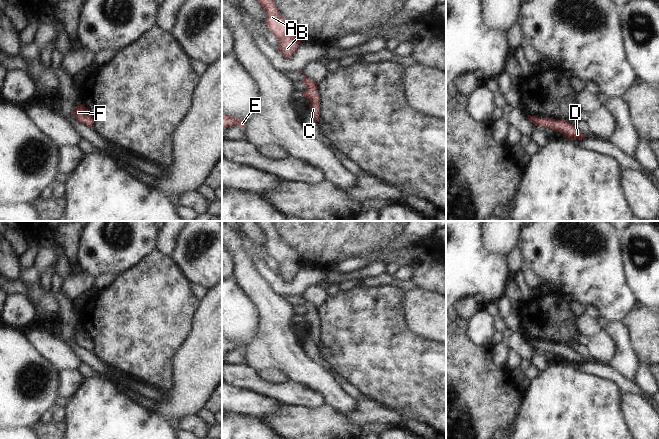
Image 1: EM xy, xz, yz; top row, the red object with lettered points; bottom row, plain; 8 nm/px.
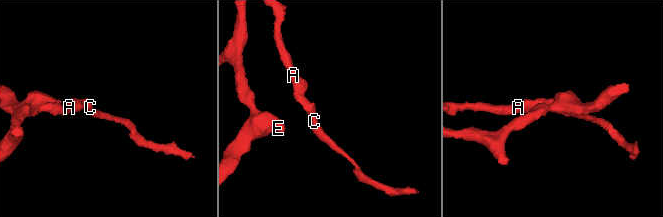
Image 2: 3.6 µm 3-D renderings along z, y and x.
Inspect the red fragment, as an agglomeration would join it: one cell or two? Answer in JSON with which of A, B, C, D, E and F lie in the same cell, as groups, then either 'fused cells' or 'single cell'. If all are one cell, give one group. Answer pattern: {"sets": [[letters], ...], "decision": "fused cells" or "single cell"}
{"sets": [["A", "B", "C", "D", "E", "F"]], "decision": "single cell"}

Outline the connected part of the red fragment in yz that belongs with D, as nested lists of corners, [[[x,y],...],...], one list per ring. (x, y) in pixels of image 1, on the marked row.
[[[527,116],[527,118],[536,126],[540,125],[543,128],[550,128],[554,131],[560,132],[565,138],[570,140],[581,140],[585,138],[582,131],[571,125],[565,120],[555,120],[552,118],[539,118],[534,116]]]

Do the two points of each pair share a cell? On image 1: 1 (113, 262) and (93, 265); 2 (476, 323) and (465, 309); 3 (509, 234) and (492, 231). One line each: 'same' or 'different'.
1: same
2: different
3: same

